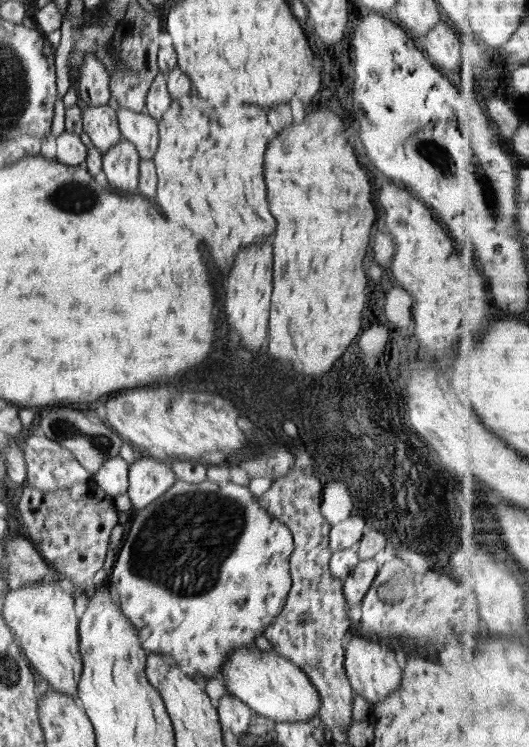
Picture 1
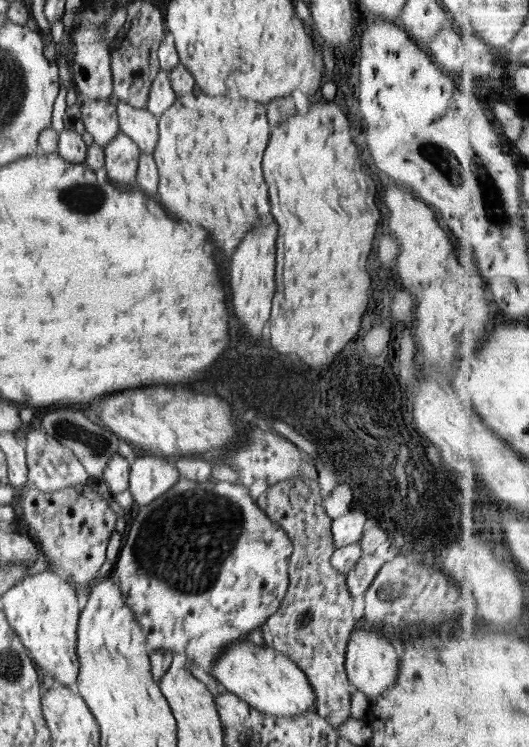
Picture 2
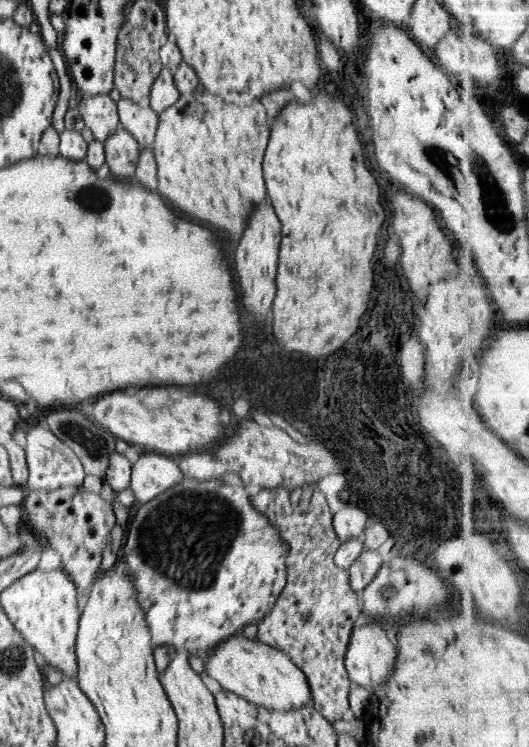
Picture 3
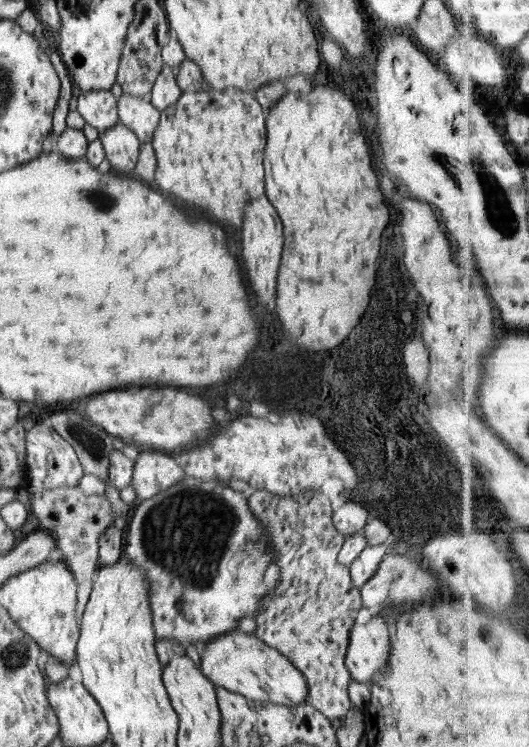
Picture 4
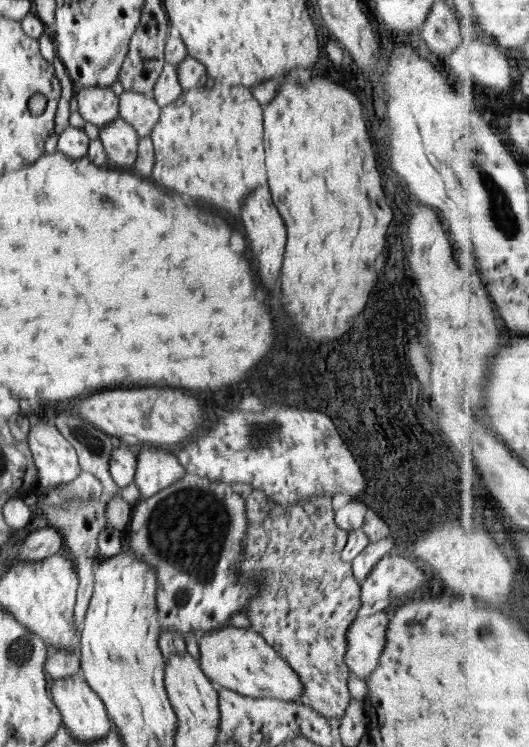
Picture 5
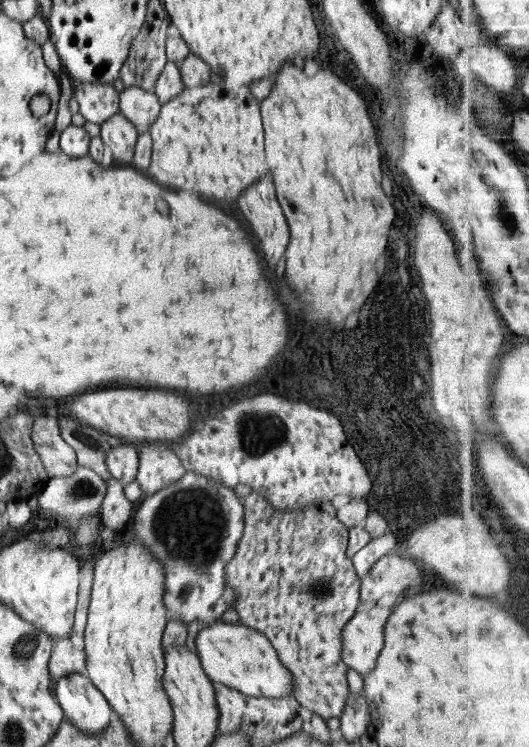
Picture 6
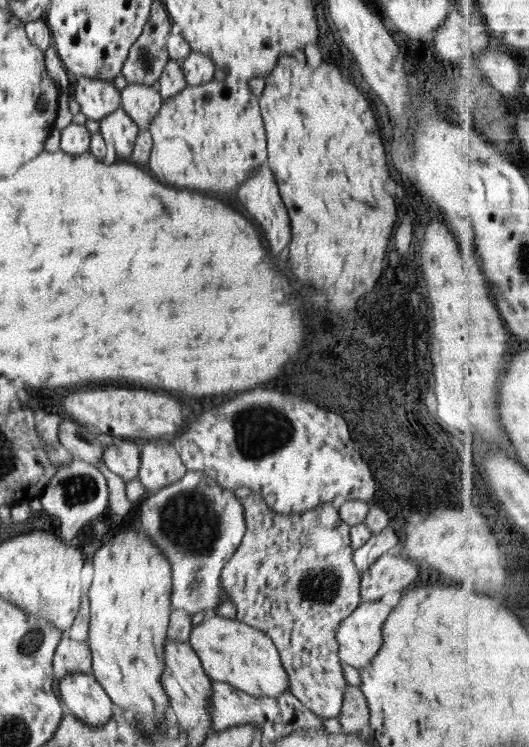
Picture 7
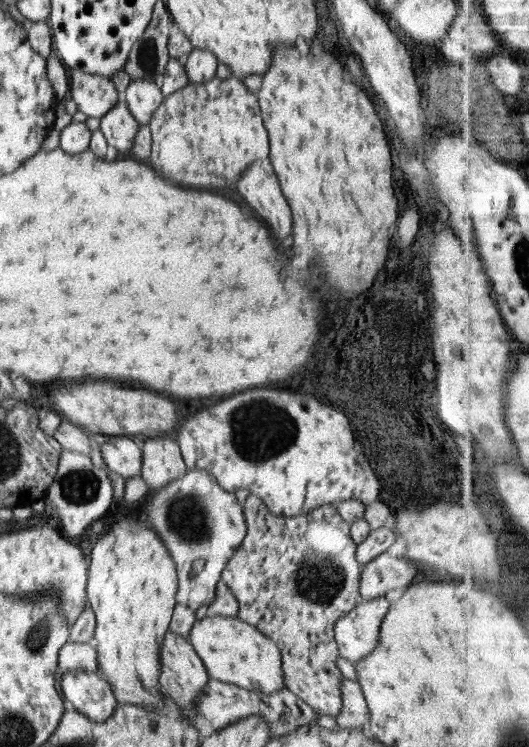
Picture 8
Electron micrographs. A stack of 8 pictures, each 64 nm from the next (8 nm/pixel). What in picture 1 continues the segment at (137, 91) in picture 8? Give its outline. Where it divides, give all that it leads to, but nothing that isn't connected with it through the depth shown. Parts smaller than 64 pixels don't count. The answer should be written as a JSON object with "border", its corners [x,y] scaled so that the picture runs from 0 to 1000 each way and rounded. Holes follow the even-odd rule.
{"border":[[[225,142],[219,158],[225,163],[229,183],[257,197],[265,212],[287,213],[301,191],[301,162],[287,158],[276,149],[253,150],[233,142]]]}

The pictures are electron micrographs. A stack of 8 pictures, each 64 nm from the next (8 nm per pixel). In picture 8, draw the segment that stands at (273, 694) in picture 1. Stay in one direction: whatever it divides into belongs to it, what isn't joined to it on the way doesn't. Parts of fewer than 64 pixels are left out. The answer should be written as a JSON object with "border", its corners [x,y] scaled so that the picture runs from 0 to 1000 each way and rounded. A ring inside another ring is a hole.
{"border":[[[412,823],[369,829],[352,855],[382,882],[397,909],[503,929],[539,920],[531,873],[518,858],[450,826]]]}

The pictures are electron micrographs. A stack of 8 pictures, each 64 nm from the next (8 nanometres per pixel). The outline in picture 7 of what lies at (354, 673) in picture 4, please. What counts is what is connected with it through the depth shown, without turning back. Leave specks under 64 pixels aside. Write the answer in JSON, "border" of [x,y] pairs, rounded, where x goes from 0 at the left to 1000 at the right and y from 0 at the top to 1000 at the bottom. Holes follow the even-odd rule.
{"border":[[[720,805],[681,806],[635,842],[647,888],[681,897],[699,889],[724,861],[722,837],[739,813]]]}

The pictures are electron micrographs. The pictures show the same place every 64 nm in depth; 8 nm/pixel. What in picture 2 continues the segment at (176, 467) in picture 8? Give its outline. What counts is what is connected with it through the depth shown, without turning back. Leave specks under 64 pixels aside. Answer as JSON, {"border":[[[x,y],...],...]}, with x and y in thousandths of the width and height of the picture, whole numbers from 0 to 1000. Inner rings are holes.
{"border":[[[265,608],[246,625],[244,659],[257,676],[278,677],[342,641],[325,613]]]}

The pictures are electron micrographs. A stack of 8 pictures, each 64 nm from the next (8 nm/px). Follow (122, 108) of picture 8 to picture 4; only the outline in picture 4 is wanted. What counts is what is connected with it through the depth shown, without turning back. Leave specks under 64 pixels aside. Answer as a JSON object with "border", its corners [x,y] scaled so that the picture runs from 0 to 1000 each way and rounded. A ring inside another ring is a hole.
{"border":[[[223,162],[219,169],[200,174],[197,179],[187,179],[187,186],[212,225],[238,234],[255,226],[267,190],[250,174],[242,174],[231,163]]]}

